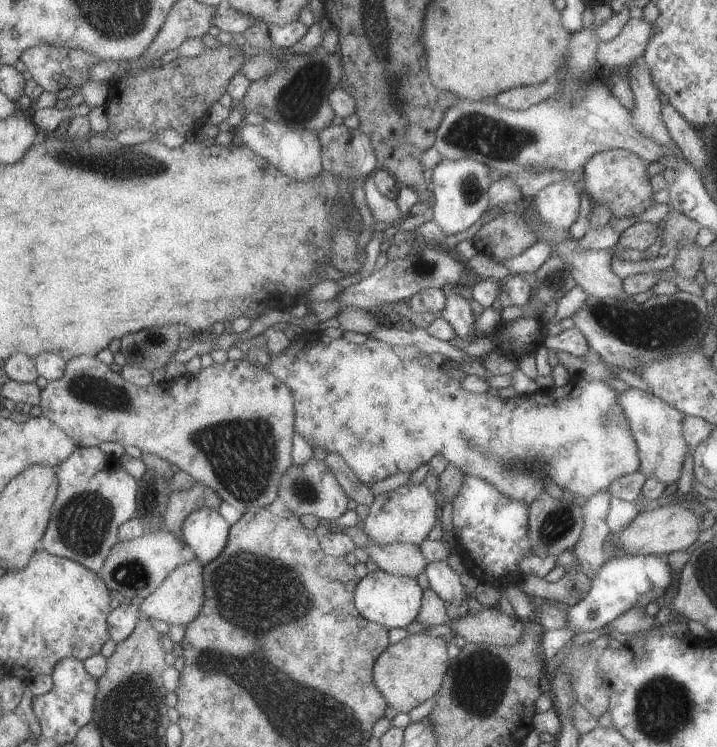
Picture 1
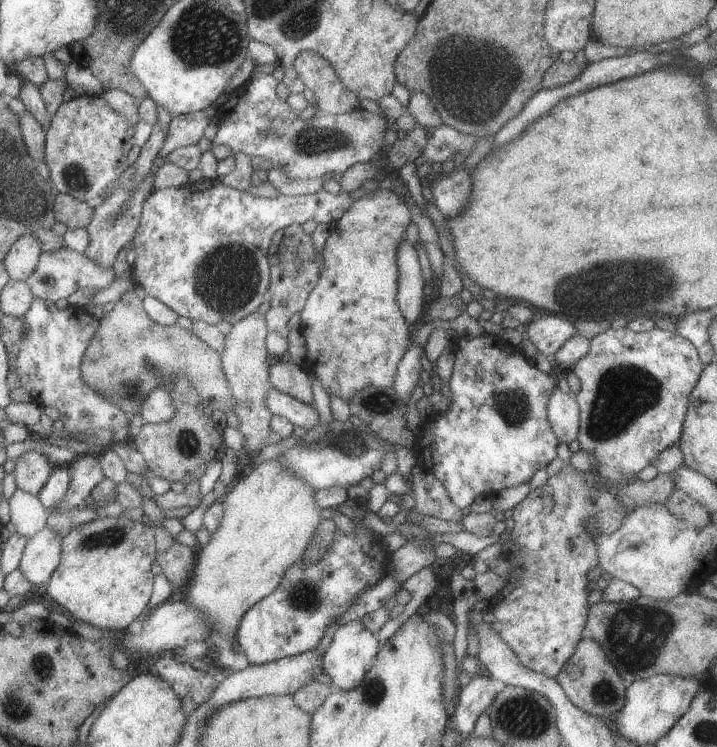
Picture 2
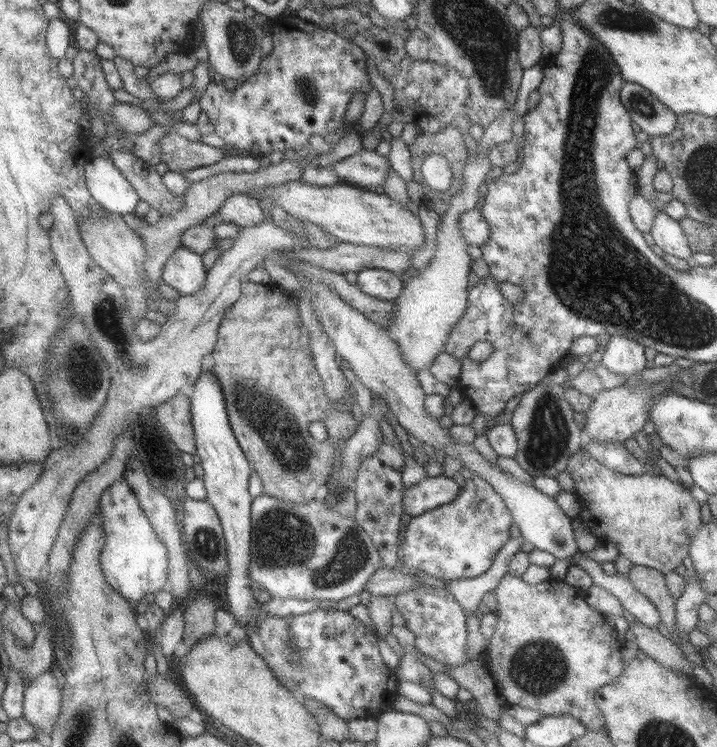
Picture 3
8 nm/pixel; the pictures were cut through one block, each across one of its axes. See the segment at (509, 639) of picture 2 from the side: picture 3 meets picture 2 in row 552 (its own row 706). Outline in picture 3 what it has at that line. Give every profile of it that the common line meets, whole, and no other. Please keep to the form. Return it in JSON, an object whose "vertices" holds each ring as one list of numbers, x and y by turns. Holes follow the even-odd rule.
{"vertices":[[505,573,494,588,494,593,498,604,495,612,496,624,494,633,491,635,491,638,487,640,483,662,485,666,489,668,489,673,491,673,491,677,493,677,497,686,498,694,505,700,506,706,518,706,524,709,534,710,539,712,542,717,568,715,569,717,576,718,588,730,601,731,603,726,605,726,604,717,597,709,593,696,601,686,614,682,615,678,621,674,623,667,625,666,619,653,623,646,622,640,617,637,617,632,607,624,605,621,606,617,587,606,583,590,569,586,563,581,561,581,561,584,555,584,555,586,551,586,546,580,539,582,538,584,528,584,525,583,520,576,515,577]]}

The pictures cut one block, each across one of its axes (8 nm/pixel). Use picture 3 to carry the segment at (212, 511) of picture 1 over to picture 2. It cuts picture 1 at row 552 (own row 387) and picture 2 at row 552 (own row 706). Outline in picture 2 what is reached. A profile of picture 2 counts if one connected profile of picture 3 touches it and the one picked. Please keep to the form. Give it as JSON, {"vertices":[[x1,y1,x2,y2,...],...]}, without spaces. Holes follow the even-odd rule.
{"vertices":[[351,520,356,524,351,534,345,534,339,528,333,532,333,542,326,548,325,554,317,562,305,563,300,557,292,566,289,566,281,578,281,582,271,594,257,600,243,614,237,627,236,638,237,644,241,648,241,653,246,657,248,664,264,664,277,661,284,657,291,657,313,650,323,638,325,628,329,626,331,618,341,618,345,610,351,608,351,604,371,586,375,586,383,576,387,574,387,564,391,562,391,554,382,541,377,538,374,530,365,528,359,520]]}

